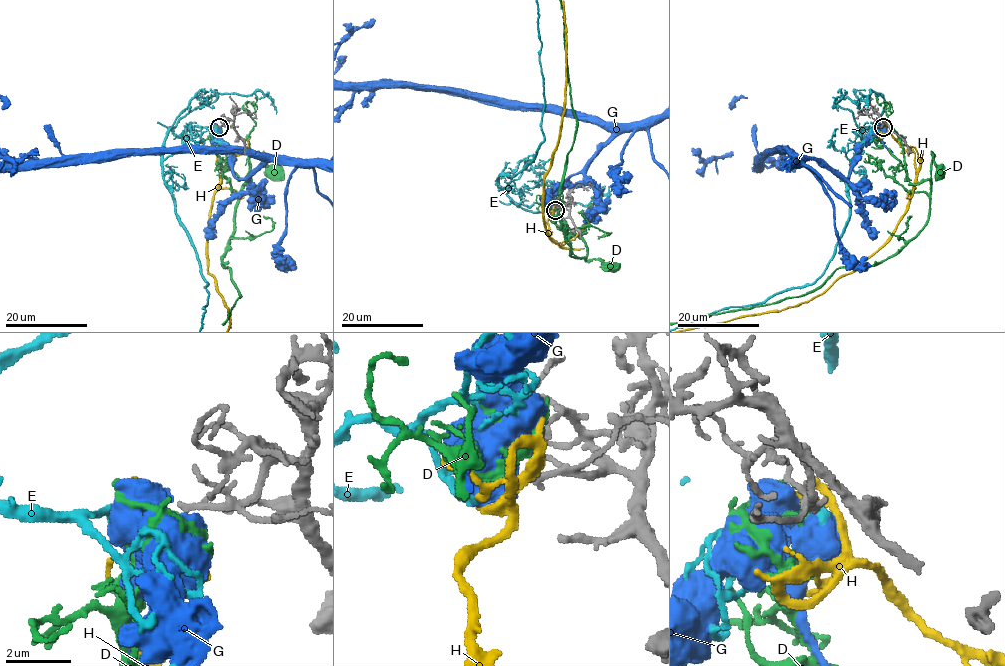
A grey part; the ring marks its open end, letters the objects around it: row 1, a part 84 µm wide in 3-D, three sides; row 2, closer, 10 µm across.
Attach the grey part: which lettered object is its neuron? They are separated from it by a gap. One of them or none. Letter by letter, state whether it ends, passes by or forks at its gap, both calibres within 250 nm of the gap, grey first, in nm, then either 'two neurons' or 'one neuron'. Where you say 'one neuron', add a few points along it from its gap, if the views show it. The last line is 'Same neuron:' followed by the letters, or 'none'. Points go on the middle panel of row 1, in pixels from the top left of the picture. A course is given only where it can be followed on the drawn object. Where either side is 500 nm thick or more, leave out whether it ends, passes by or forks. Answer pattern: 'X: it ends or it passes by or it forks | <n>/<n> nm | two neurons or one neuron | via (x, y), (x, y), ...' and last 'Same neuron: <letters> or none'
D: it ends | 220/200 nm | two neurons
E: it ends | 220/200 nm | two neurons
G: 220/800 nm | two neurons
H: it ends | 220/240 nm | two neurons
Same neuron: none

